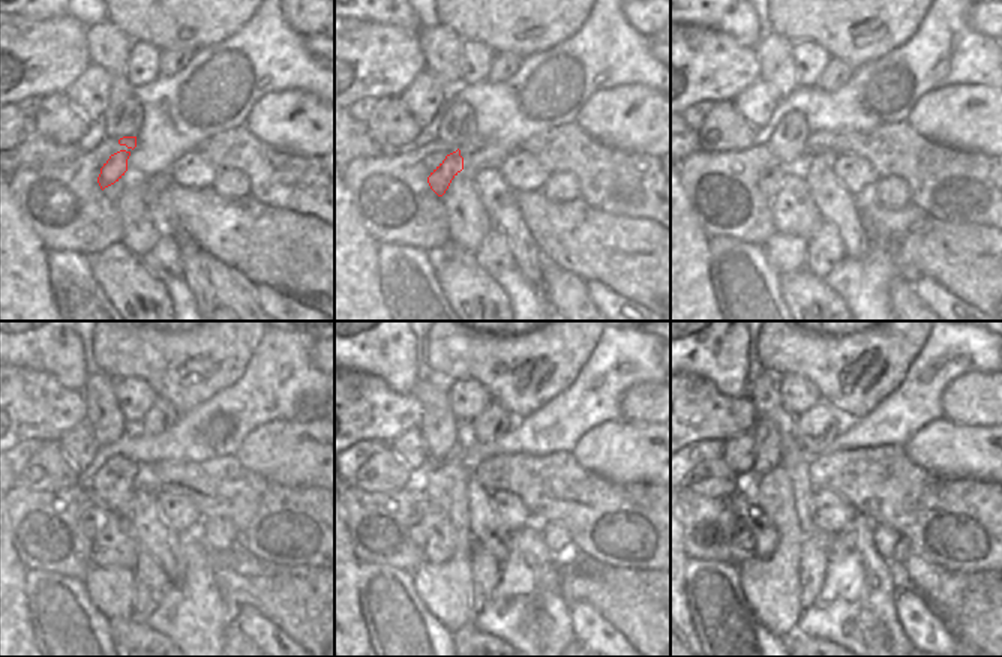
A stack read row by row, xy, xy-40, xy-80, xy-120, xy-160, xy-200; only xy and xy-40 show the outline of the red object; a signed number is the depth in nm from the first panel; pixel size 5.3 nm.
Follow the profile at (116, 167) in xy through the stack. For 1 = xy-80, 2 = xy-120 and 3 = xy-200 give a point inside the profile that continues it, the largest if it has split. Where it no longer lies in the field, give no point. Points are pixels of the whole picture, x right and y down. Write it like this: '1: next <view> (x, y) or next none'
1: next xy-80 (771, 179)
2: next xy-120 (93, 515)
3: next xy-200 (744, 537)

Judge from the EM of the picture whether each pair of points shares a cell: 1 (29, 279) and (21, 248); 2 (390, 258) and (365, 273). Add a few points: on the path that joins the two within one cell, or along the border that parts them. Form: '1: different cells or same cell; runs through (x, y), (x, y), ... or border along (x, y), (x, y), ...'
1: same cell; runs through (21, 272), (21, 255)
2: different cells; border along (375, 245), (378, 284), (386, 300)

